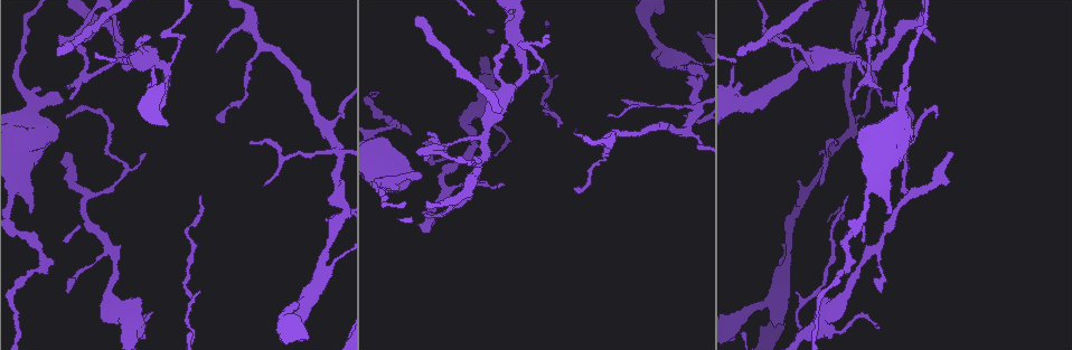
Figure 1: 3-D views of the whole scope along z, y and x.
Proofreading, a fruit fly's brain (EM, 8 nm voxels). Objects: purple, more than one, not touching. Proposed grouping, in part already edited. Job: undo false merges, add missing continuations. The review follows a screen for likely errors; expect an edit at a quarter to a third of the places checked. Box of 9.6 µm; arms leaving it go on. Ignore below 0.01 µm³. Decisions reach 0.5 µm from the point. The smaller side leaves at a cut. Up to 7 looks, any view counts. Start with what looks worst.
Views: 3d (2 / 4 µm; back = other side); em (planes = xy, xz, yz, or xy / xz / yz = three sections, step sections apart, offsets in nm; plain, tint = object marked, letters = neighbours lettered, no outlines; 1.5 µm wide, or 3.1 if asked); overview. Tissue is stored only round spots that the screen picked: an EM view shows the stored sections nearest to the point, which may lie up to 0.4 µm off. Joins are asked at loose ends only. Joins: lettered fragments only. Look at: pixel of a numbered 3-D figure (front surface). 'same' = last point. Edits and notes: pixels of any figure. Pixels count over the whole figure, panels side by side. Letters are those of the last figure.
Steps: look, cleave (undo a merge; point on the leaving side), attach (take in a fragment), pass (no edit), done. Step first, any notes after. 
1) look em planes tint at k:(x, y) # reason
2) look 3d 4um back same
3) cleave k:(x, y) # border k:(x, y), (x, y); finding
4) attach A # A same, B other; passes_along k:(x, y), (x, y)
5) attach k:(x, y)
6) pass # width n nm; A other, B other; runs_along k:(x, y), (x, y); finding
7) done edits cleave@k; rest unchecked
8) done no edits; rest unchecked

look em xz step 8 letters at 1:(421, 173) # branch stops here

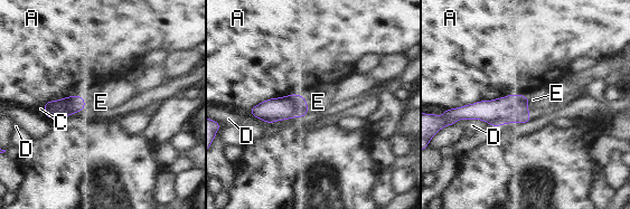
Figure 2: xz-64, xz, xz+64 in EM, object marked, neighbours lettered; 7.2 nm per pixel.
attach E # A other, C other, D other, E same; passes_along 2:(511, 108), (527, 108), (533, 100); it goes on there

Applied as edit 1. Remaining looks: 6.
look em xz step 8 tint at 1:(858, 59) # thick turns thin

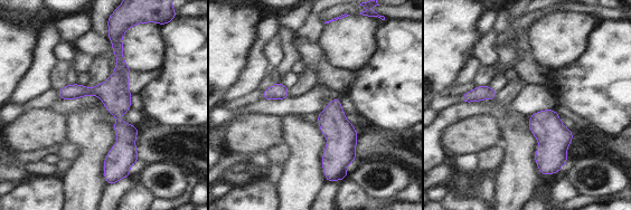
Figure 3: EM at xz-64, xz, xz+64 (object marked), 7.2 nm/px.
look em planes tint same

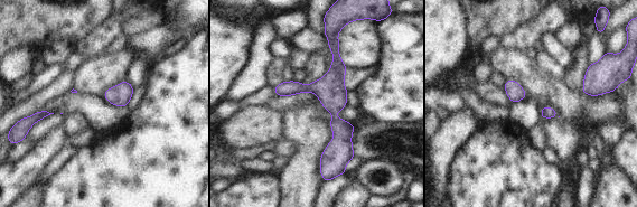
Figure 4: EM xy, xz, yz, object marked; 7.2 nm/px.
look em planes letters same # see the neighbours

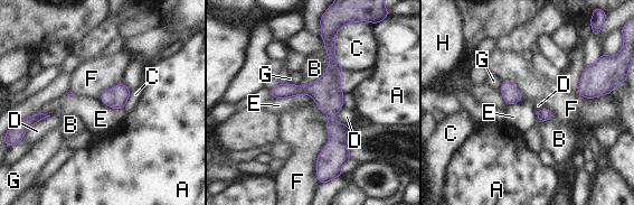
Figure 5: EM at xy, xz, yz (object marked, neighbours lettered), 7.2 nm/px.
pass # longest_contact C 340 nm; A other, B other, C other, D other, E other, F other, G other, H other; runs_along 5:(323, 24), (334, 143), (322, 156); one cell here

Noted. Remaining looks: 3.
look em xz step 4 tint at 1:(764, 31) # sharp bend

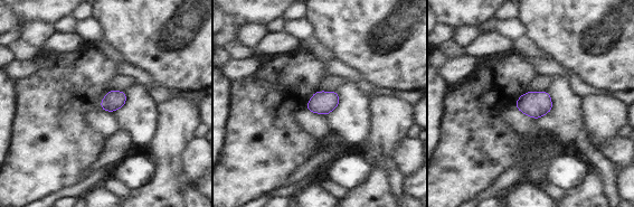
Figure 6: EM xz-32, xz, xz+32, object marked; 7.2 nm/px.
look em planes tint same # cut it another way

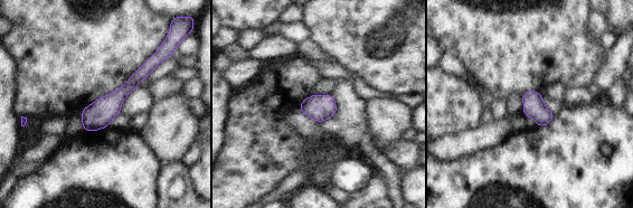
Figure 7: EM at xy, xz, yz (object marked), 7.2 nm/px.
look em planes letters same # what lies round it

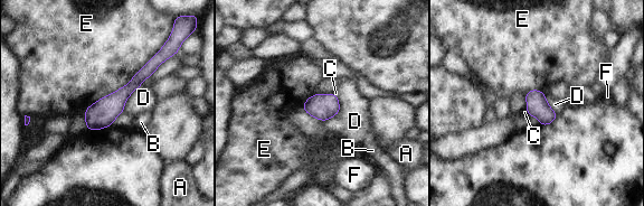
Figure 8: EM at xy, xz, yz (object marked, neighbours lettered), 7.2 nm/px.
pass # A other, B other, C other, D other, E other, F other; border 8:(161, 48), (128, 83), (84, 112); continuous, no second cell

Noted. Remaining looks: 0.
done edits attach@2; rest unchecked

